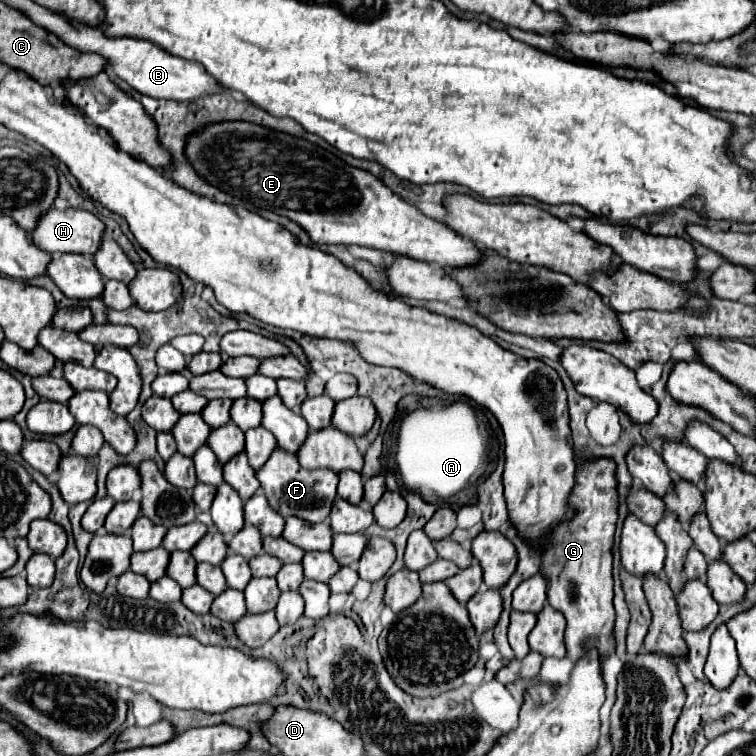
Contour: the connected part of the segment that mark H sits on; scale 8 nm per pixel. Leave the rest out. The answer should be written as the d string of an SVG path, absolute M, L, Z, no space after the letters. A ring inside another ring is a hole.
M49 208L45 214L39 216L37 226L29 232L31 242L37 248L43 248L45 252L73 252L73 254L93 254L101 242L103 236L103 222L87 212L87 210L79 210L79 208L67 208L67 210L57 210L57 208Z

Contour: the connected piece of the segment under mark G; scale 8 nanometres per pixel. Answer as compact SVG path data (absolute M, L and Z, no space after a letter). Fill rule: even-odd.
M593 460L577 468L577 484L571 494L571 504L579 510L577 516L571 522L565 522L563 526L555 528L553 544L547 548L541 556L543 560L543 574L549 580L547 598L553 608L563 612L567 620L565 630L565 646L567 646L567 658L575 664L581 656L585 656L587 650L597 650L599 658L605 660L607 652L615 650L615 608L613 608L613 576L611 576L611 544L613 544L613 532L617 522L617 492L615 492L617 480L615 480L615 464L611 460Z

